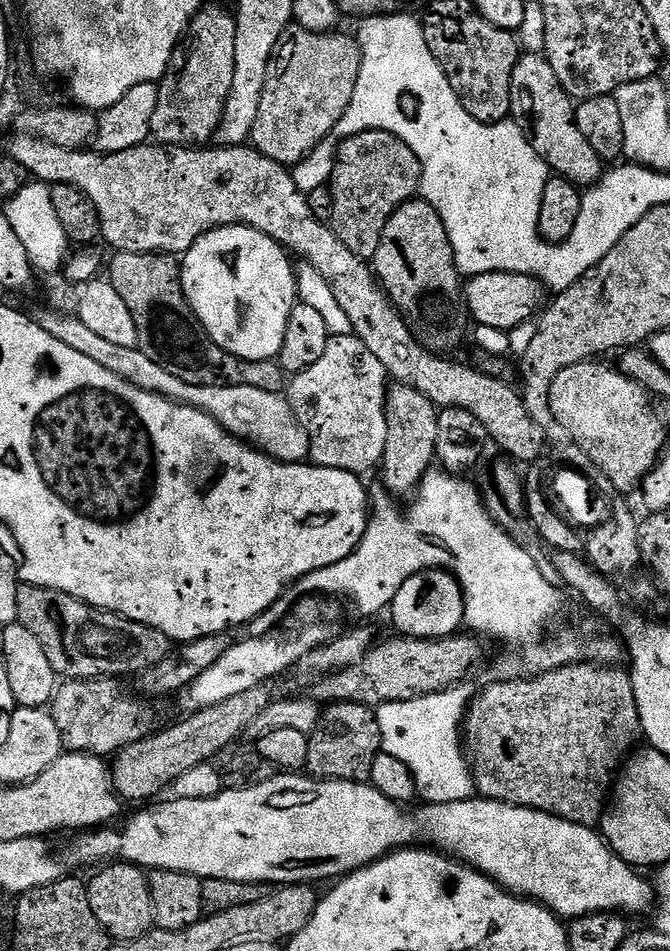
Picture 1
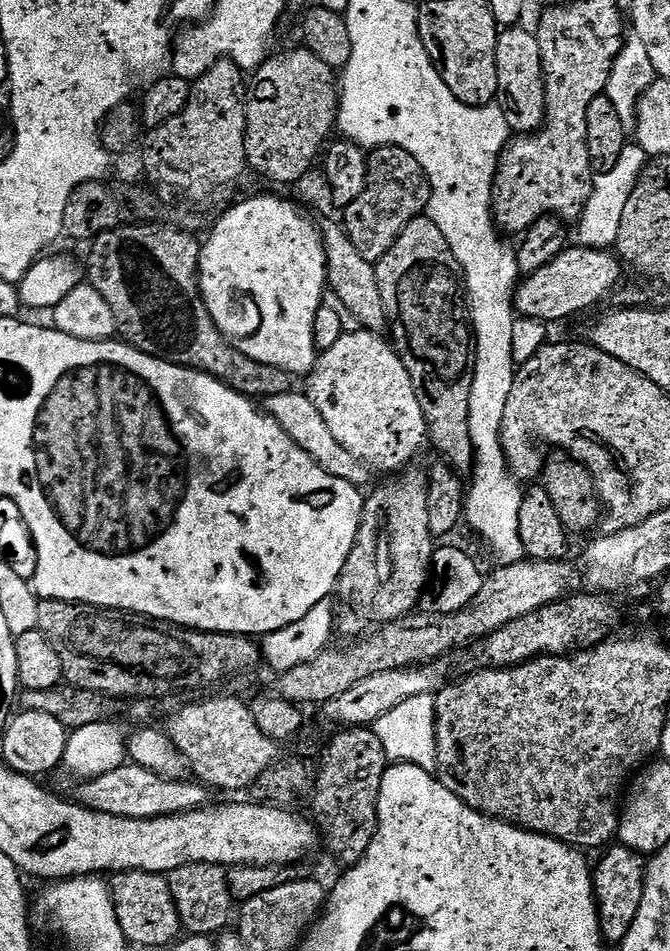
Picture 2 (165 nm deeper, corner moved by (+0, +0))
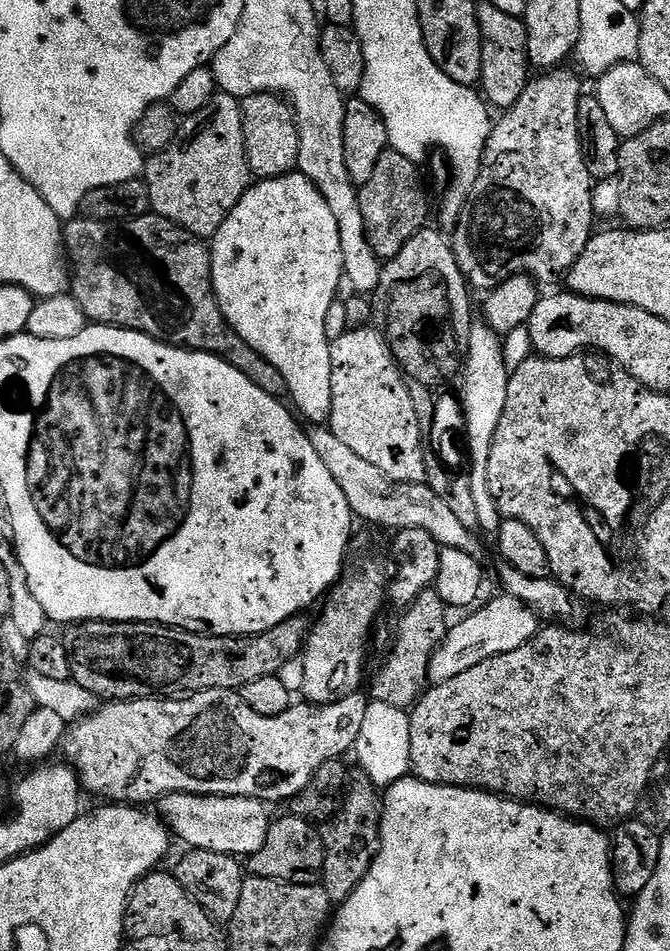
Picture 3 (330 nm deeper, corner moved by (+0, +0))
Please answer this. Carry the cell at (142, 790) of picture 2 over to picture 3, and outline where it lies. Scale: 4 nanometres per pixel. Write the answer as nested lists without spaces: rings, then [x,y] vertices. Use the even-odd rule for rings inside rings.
[[[175,792],[169,796],[161,796],[158,807],[160,807],[158,815],[167,824],[169,833],[179,843],[181,840],[182,843],[188,844],[184,846],[192,850],[210,850],[227,856],[247,858],[253,856],[258,850],[262,850],[262,842],[266,842],[266,836],[272,829],[273,817],[268,816],[269,805],[265,801],[245,796],[199,796]]]

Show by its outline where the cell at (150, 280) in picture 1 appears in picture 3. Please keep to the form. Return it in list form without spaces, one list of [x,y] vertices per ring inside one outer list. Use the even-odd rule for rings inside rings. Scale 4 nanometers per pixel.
[[[149,214],[139,216],[133,220],[89,220],[87,218],[77,218],[67,221],[64,224],[64,243],[66,245],[66,255],[70,261],[70,294],[82,306],[82,310],[88,315],[88,319],[93,325],[111,324],[113,328],[128,328],[132,332],[141,332],[147,336],[152,336],[163,344],[173,344],[175,348],[190,348],[194,352],[209,352],[211,356],[222,358],[230,366],[234,366],[239,372],[246,374],[246,378],[250,378],[250,382],[254,382],[254,386],[266,390],[266,394],[277,398],[288,396],[286,378],[282,378],[282,374],[278,371],[278,366],[270,366],[270,362],[266,362],[266,358],[262,358],[262,354],[258,350],[254,350],[254,346],[250,346],[250,342],[246,342],[246,338],[242,338],[228,325],[228,320],[222,314],[216,291],[212,285],[212,249],[201,237],[190,234],[185,228],[180,228],[166,218]]]

